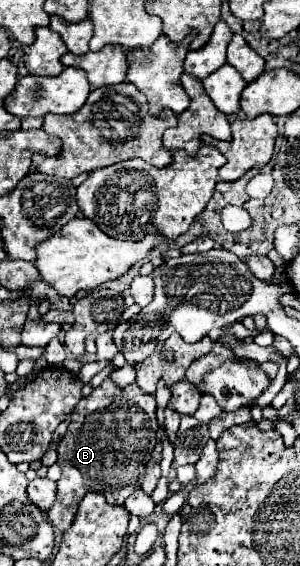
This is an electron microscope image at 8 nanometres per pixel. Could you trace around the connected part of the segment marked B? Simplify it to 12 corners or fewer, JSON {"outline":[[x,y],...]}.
{"outline":[[105,379],[73,409],[47,513],[69,529],[85,493],[141,487],[155,401]]}

